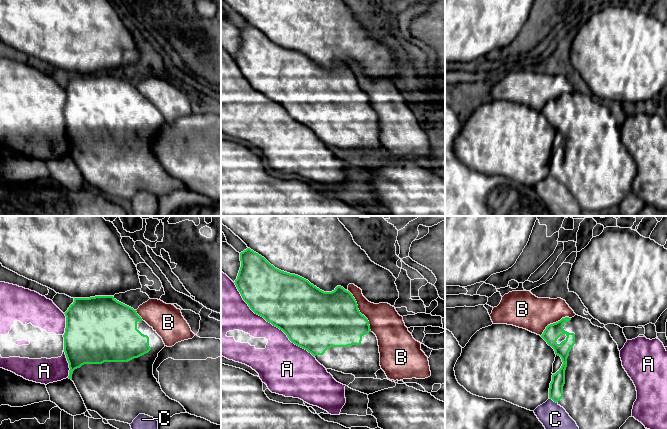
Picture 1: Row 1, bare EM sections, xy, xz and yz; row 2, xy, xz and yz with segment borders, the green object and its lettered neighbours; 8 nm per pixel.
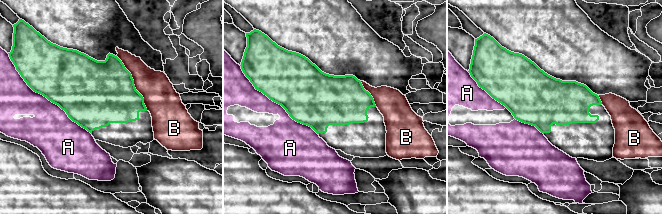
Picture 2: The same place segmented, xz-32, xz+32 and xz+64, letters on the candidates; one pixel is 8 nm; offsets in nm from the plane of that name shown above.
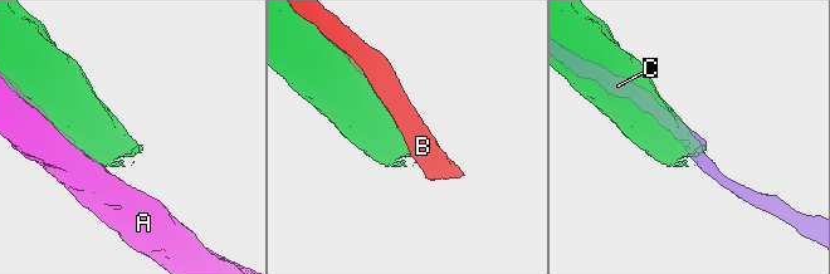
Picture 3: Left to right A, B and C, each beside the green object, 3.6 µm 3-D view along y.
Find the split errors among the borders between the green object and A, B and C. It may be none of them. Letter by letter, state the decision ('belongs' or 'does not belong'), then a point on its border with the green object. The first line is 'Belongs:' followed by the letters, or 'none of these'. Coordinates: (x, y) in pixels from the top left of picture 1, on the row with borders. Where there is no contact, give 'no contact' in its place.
Belongs: none of these
A: does not belong; meets green in xz at (269, 322)
B: does not belong; meets green in xz at (359, 311)
C: does not belong; meets green in yz at (553, 400)

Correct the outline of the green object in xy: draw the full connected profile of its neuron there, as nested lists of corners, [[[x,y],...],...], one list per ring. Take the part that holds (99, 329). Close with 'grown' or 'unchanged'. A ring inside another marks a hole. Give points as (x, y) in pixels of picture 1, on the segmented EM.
[[[113,296],[74,298],[64,313],[66,328],[64,352],[69,363],[69,376],[80,393],[87,410],[97,412],[103,419],[131,424],[139,414],[155,420],[187,413],[177,401],[170,399],[153,375],[153,364],[158,353],[165,347],[162,338],[137,314],[133,308],[117,301]]] | grown

